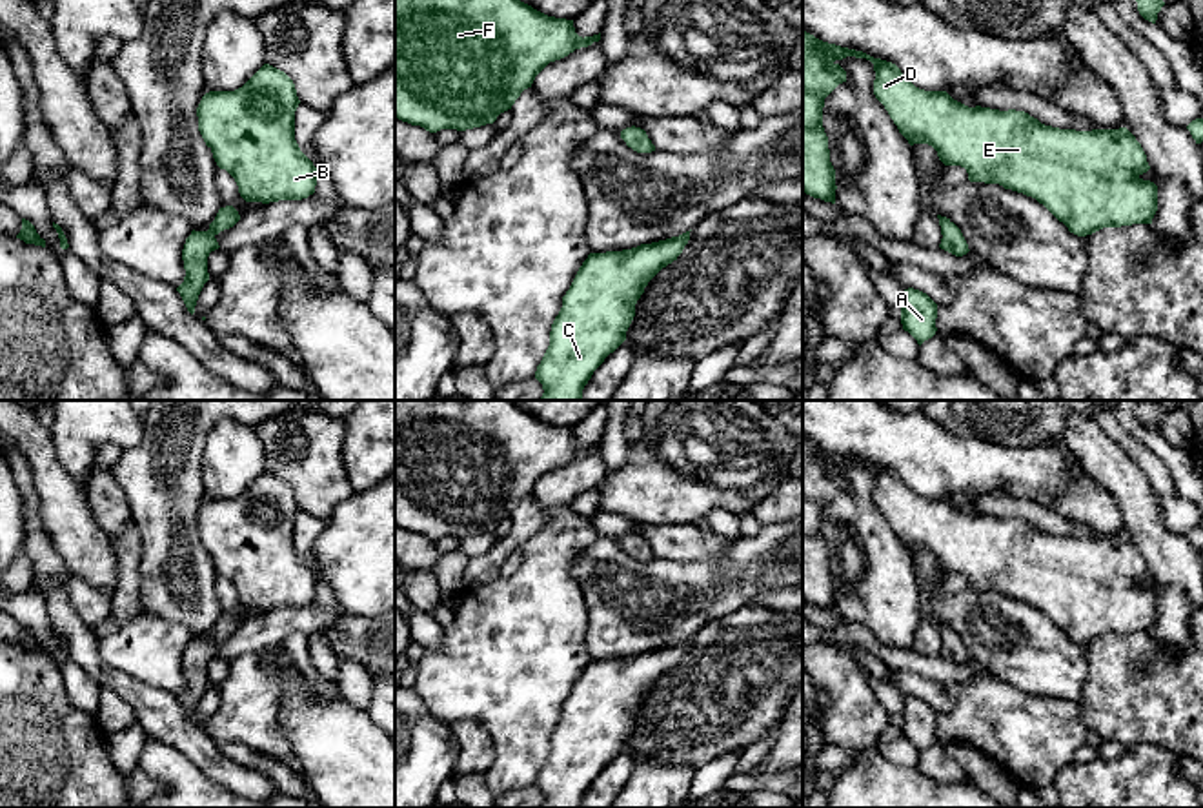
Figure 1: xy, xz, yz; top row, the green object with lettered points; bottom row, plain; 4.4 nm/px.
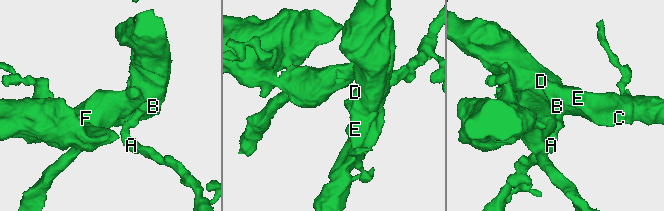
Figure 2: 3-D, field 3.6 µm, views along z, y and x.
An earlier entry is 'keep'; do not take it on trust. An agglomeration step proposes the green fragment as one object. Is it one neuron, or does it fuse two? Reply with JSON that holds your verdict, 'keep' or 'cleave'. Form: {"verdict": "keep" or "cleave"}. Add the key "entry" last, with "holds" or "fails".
{"verdict": "keep", "entry": "holds"}

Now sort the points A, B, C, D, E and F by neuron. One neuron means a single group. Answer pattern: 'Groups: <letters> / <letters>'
Groups: A B C D E F

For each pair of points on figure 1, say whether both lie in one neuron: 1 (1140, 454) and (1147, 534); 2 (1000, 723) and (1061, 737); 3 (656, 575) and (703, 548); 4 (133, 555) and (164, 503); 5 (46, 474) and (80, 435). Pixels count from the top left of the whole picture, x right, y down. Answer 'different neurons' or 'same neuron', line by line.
1: different neurons
2: same neuron
3: different neurons
4: different neurons
5: different neurons

